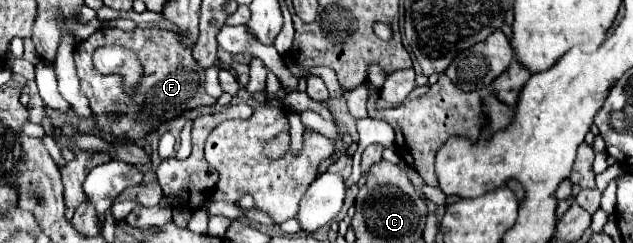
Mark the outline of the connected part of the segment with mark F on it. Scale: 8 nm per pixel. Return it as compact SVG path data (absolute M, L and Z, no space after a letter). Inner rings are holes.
M99 28L87 40L75 46L75 66L81 82L81 92L89 98L89 108L95 118L95 126L99 132L111 134L115 140L129 136L129 142L143 142L153 134L161 124L181 116L187 110L195 110L201 106L217 104L217 98L209 96L203 88L205 70L199 68L199 62L193 58L193 46L185 46L181 42L179 32L161 30L161 28L137 28L135 32L123 32L119 28ZM107 44L129 46L135 52L143 66L143 78L135 92L125 90L125 80L119 74L103 76L93 68L91 56L93 50Z

